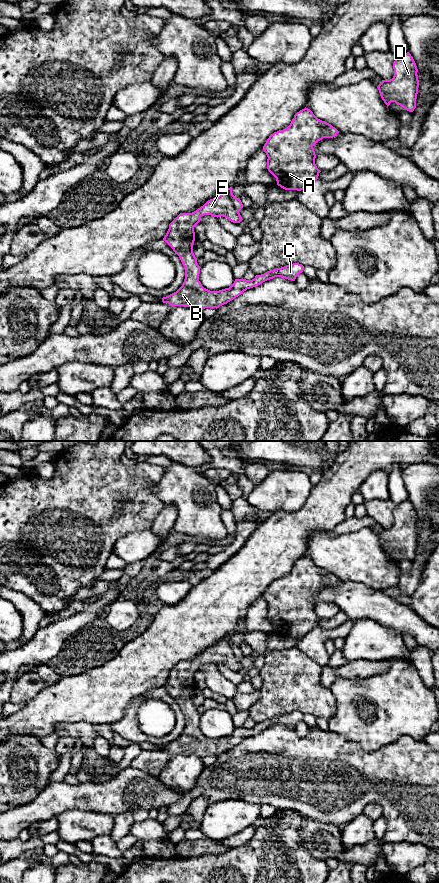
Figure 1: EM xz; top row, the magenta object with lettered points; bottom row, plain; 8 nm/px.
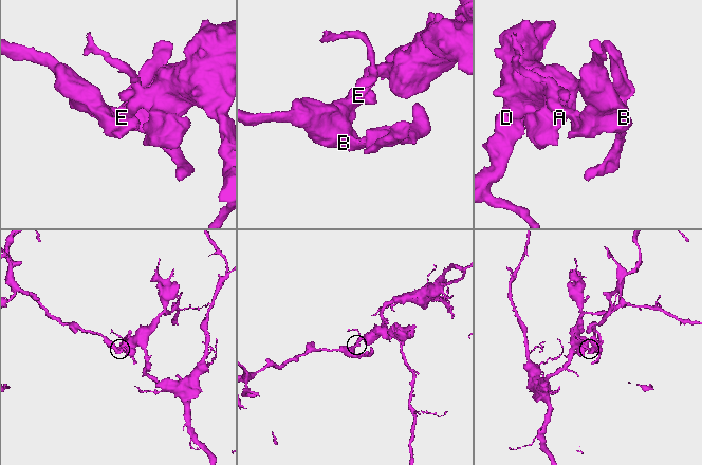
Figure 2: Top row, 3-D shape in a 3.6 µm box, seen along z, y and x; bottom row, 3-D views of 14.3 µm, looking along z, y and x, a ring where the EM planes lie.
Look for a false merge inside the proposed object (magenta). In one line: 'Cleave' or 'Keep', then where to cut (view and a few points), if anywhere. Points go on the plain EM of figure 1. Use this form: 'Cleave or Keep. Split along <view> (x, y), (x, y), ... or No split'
Cleave. Split along xz (222, 641), (231, 647), (238, 660)

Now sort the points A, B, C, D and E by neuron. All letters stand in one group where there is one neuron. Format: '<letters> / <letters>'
A D / B C E

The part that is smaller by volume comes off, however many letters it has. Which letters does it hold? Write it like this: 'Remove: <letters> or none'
Remove: B, C, E

